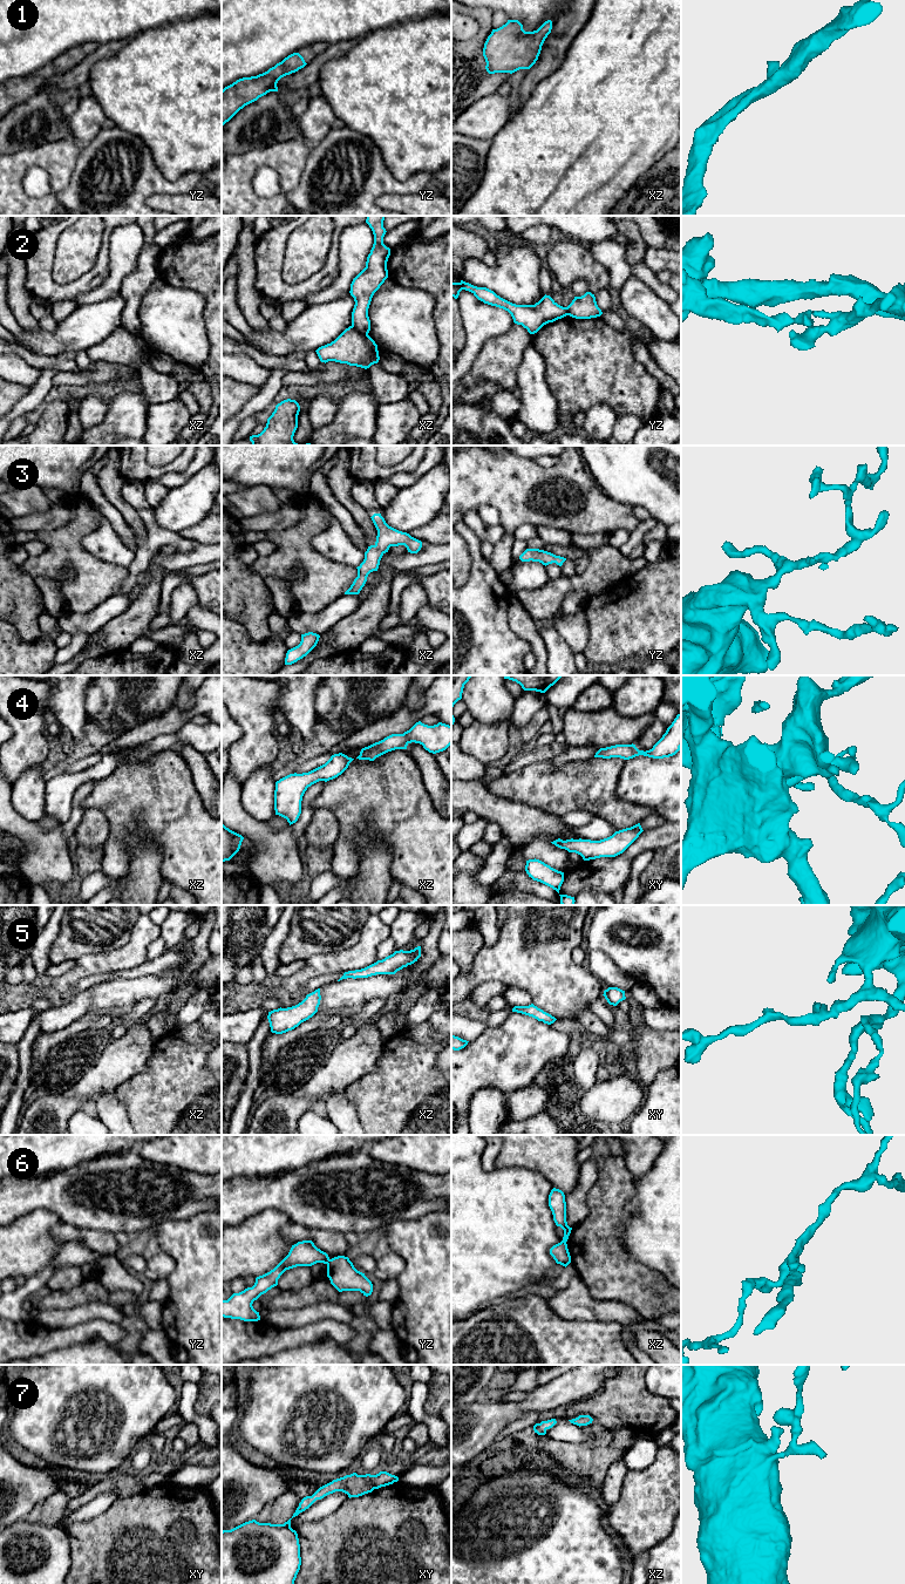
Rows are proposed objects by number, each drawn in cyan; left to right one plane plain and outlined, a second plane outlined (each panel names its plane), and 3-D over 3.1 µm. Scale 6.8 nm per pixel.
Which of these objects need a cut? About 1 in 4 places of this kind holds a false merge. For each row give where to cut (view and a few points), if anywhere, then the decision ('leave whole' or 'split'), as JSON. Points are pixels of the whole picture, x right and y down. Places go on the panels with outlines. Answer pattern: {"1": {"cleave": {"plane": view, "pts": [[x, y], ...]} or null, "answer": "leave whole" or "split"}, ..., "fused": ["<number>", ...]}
{"1": {"cleave": null, "answer": "leave whole"}, "2": {"cleave": {"plane": "xz", "pts": [[351, 326], [367, 334]]}, "answer": "split"}, "3": {"cleave": null, "answer": "leave whole"}, "4": {"cleave": null, "answer": "leave whole"}, "5": {"cleave": null, "answer": "leave whole"}, "6": {"cleave": {"plane": "yz", "pts": [[329, 1259], [327, 1264]]}, "answer": "split"}, "7": {"cleave": null, "answer": "leave whole"}, "fused": ["2", "6"]}

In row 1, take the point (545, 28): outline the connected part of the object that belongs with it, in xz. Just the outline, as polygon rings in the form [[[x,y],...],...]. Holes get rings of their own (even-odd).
[[[508,20],[502,27],[492,29],[483,48],[486,72],[512,74],[519,69],[530,69],[538,60],[551,29],[551,20],[533,32],[525,32],[518,20]]]

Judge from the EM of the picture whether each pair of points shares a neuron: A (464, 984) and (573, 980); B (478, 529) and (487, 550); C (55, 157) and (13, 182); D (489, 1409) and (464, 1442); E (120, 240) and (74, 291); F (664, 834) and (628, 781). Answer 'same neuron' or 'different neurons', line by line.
A: same neuron
B: different neurons
C: same neuron
D: same neuron
E: different neurons
F: different neurons

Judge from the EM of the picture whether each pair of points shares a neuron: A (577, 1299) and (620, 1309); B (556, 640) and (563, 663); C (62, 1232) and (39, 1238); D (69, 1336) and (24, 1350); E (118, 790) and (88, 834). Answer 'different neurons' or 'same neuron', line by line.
A: same neuron
B: same neuron
C: different neurons
D: same neuron
E: different neurons

